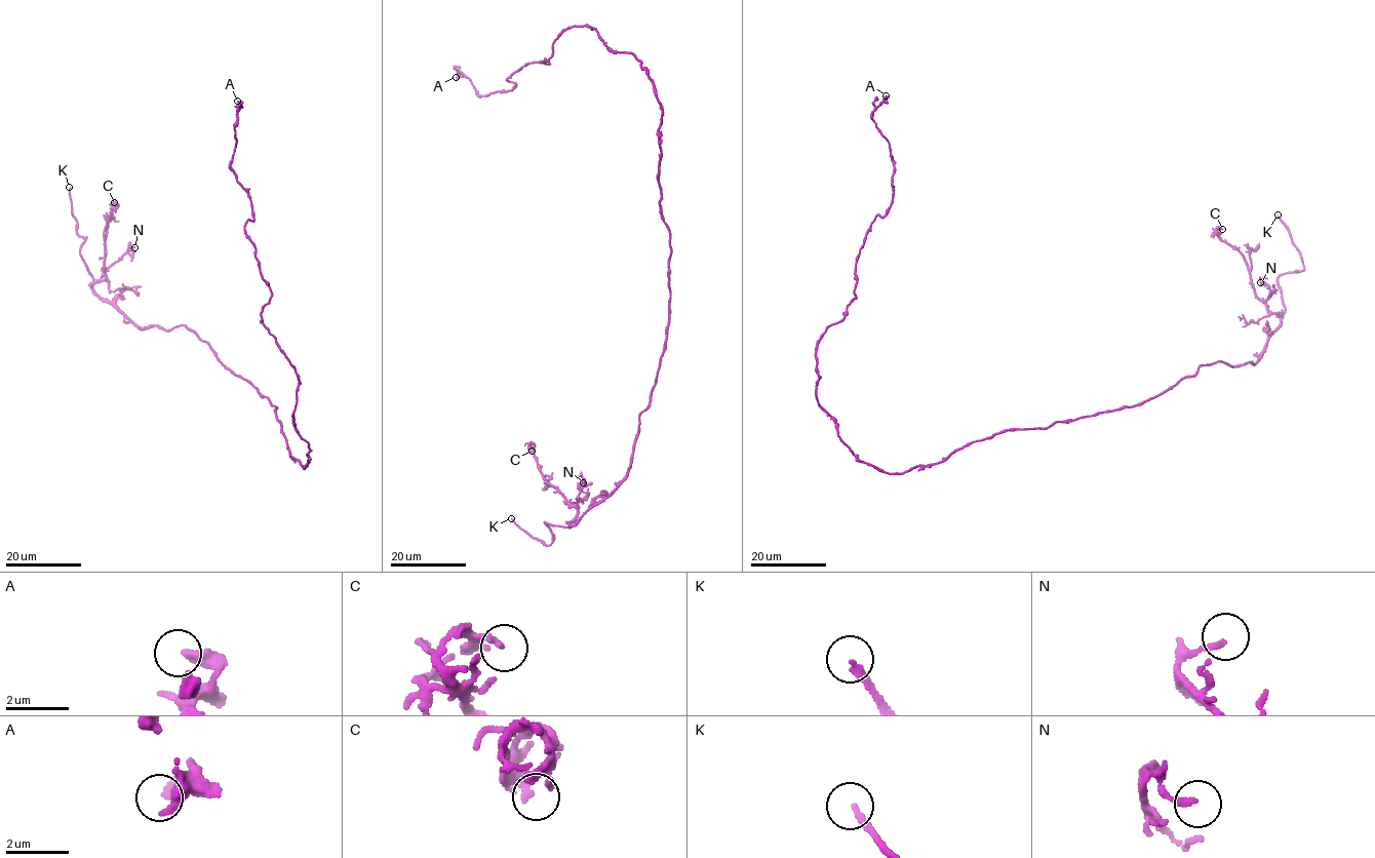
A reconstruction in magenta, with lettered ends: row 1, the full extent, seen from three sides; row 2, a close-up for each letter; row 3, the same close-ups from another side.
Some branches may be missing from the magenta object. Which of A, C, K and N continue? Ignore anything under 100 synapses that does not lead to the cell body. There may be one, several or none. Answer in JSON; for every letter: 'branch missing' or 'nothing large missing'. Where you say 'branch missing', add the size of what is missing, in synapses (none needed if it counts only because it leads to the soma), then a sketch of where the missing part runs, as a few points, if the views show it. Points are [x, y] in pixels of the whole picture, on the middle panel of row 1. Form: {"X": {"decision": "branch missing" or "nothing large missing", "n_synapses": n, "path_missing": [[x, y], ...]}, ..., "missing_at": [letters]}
{"A": {"decision": "nothing large missing"}, "C": {"decision": "nothing large missing"}, "K": {"decision": "branch missing", "path_missing": [[511, 518], [508, 511], [493, 503]]}, "N": {"decision": "nothing large missing"}, "missing_at": ["K"]}

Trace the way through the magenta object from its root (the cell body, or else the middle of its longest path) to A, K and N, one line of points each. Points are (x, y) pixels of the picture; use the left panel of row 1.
A: (285, 437), (306, 468), (299, 376), (262, 321), (271, 291), (230, 166), (237, 101)
K: (285, 437), (276, 406), (192, 330), (141, 327), (95, 293), (69, 187)
N: (285, 437), (276, 406), (192, 330), (141, 327), (92, 289), (108, 268), (132, 254), (129, 244), (134, 247)

